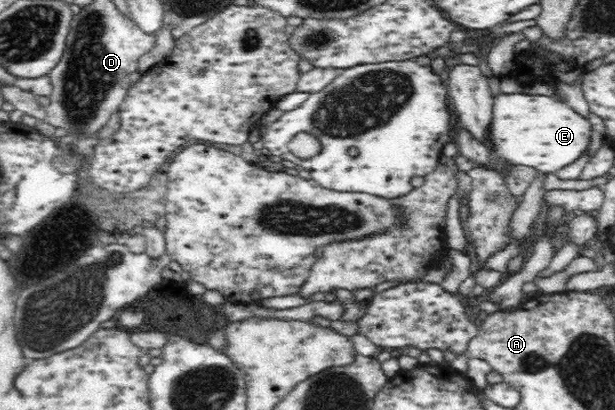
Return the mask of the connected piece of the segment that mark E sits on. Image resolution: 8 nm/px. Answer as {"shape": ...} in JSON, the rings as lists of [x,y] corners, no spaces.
{"shape":[[[498,94],[493,104],[493,138],[501,146],[503,158],[509,164],[531,166],[543,174],[555,174],[557,170],[573,164],[589,146],[591,124],[581,114],[573,112],[566,102],[555,97],[533,94]]]}

